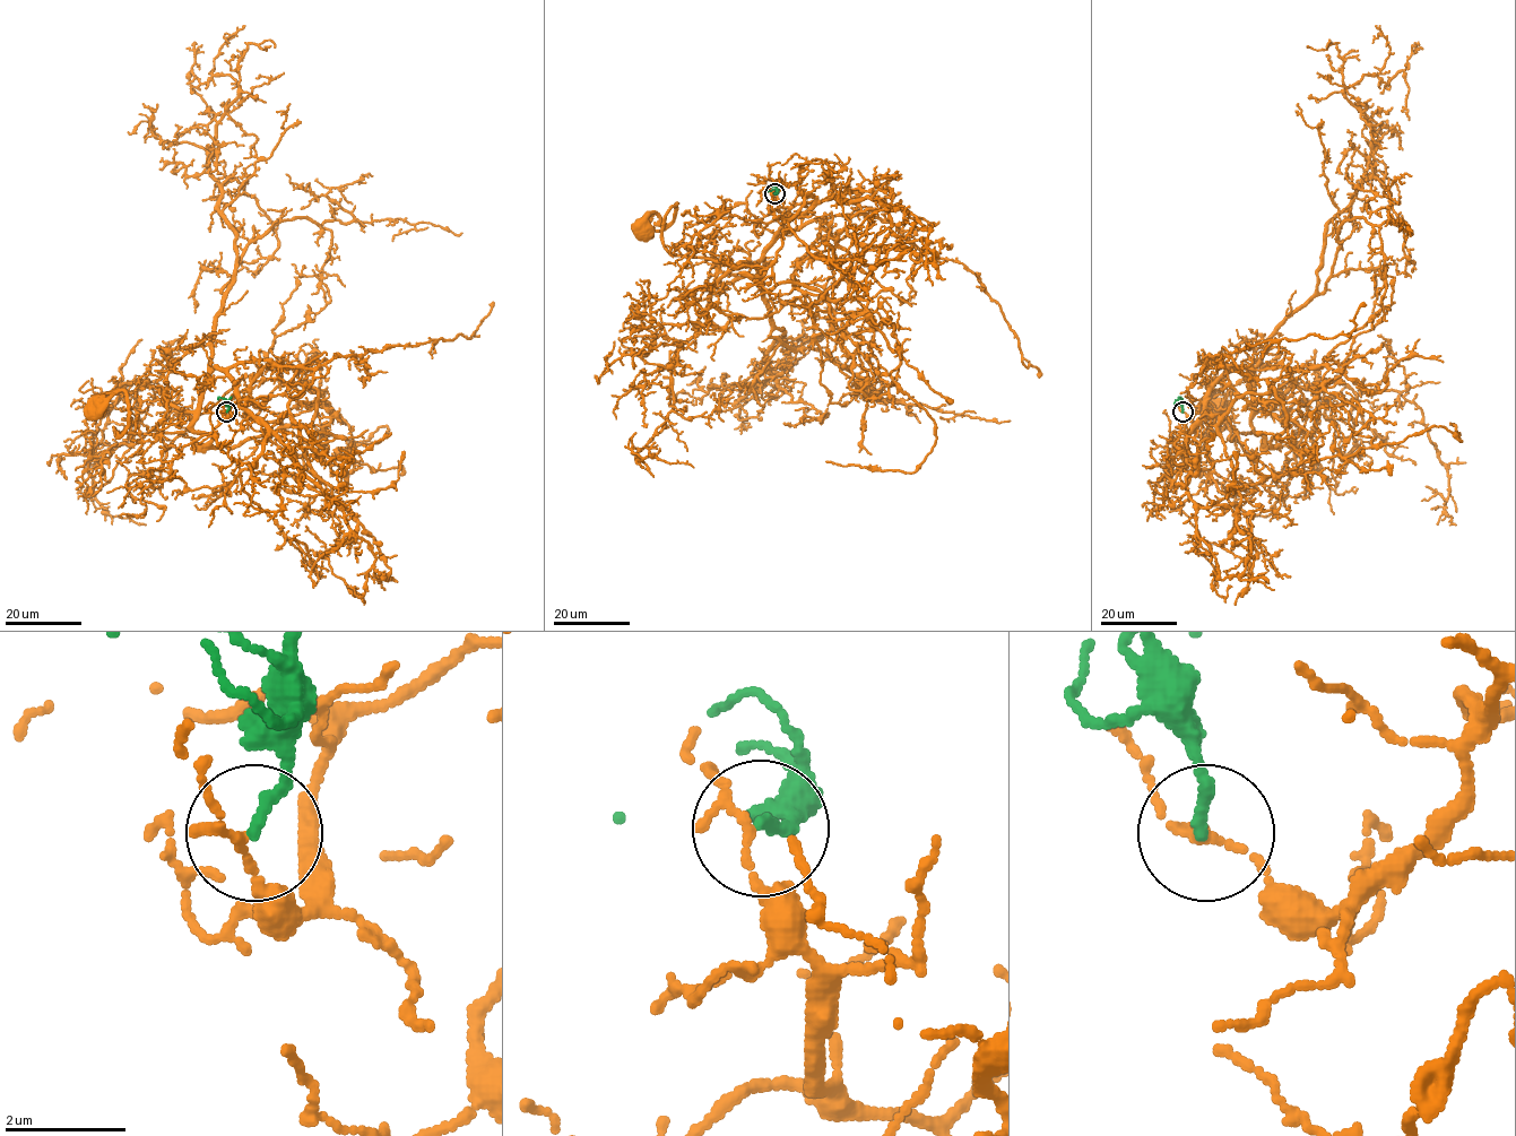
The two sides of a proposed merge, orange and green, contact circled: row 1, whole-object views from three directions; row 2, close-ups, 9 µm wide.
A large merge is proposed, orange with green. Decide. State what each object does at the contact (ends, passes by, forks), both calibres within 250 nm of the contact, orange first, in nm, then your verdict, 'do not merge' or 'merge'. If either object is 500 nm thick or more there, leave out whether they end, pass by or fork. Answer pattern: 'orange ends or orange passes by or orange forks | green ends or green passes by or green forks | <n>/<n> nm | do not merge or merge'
orange passes by | green ends | 110/190 nm | do not merge

